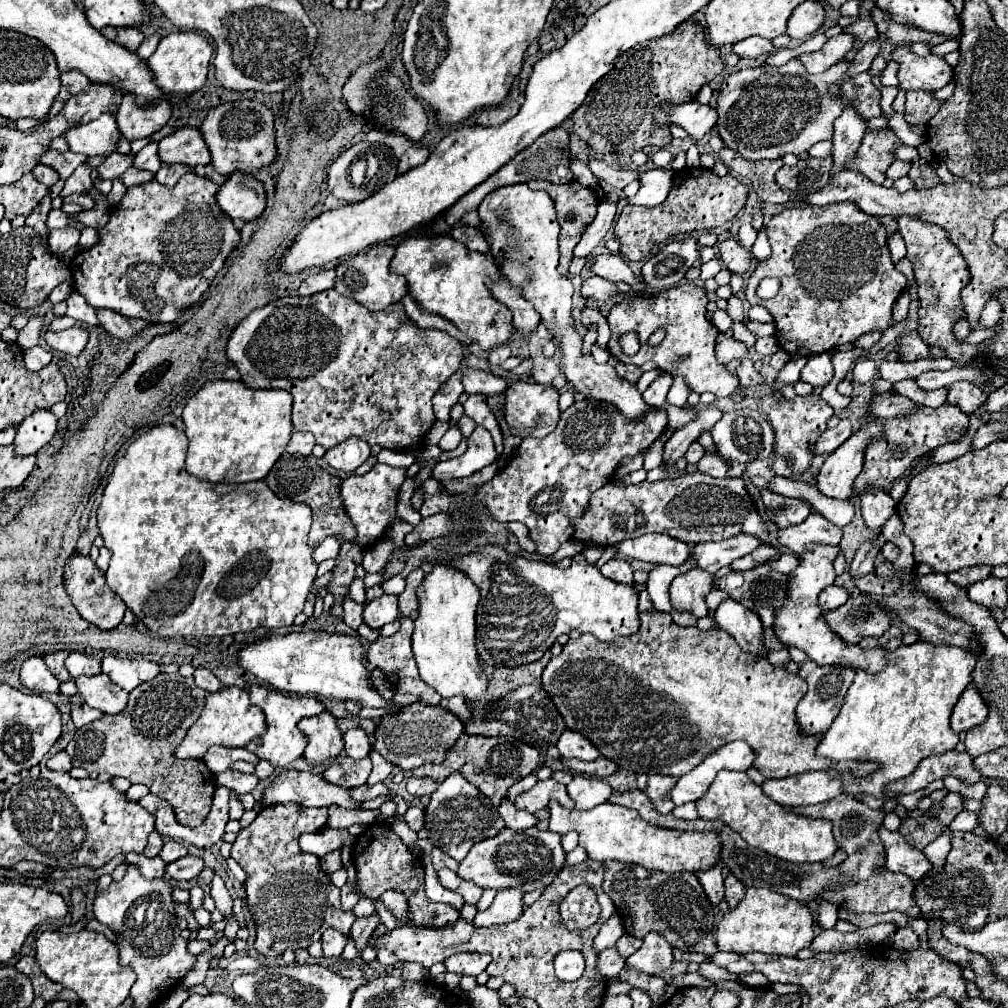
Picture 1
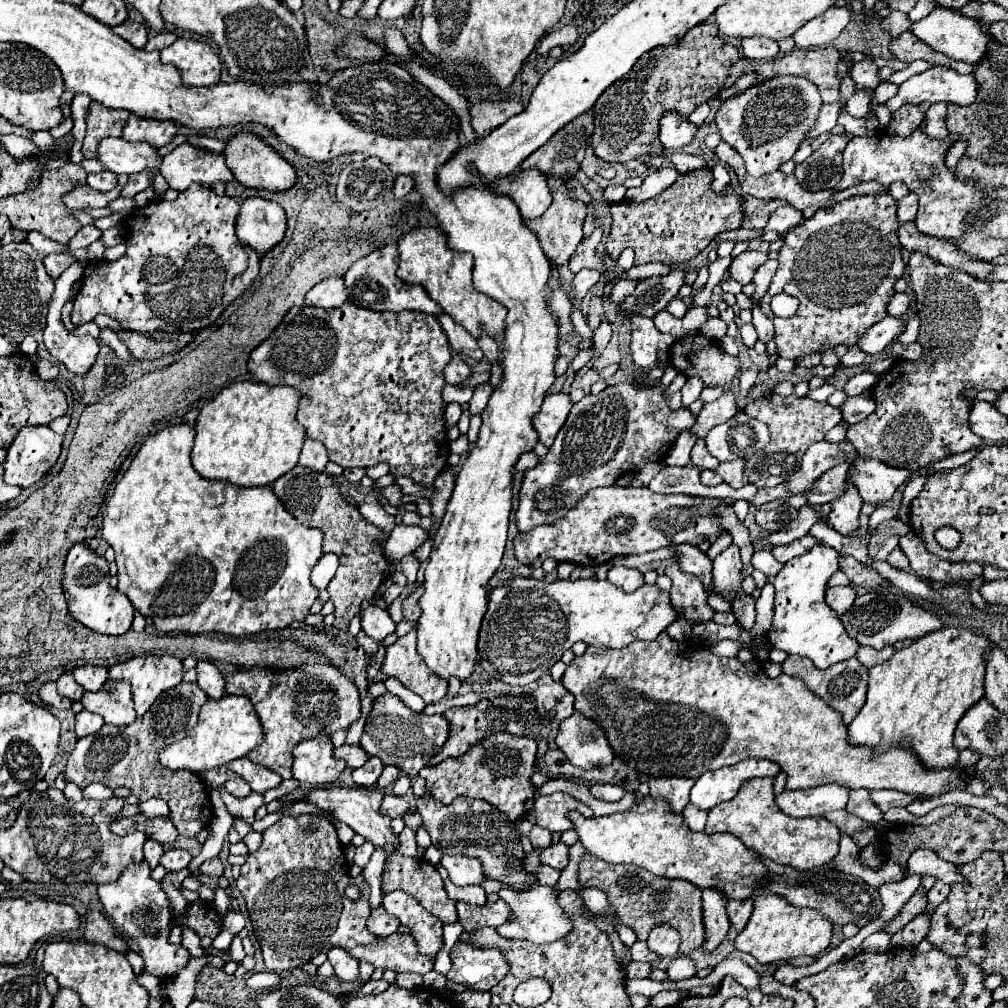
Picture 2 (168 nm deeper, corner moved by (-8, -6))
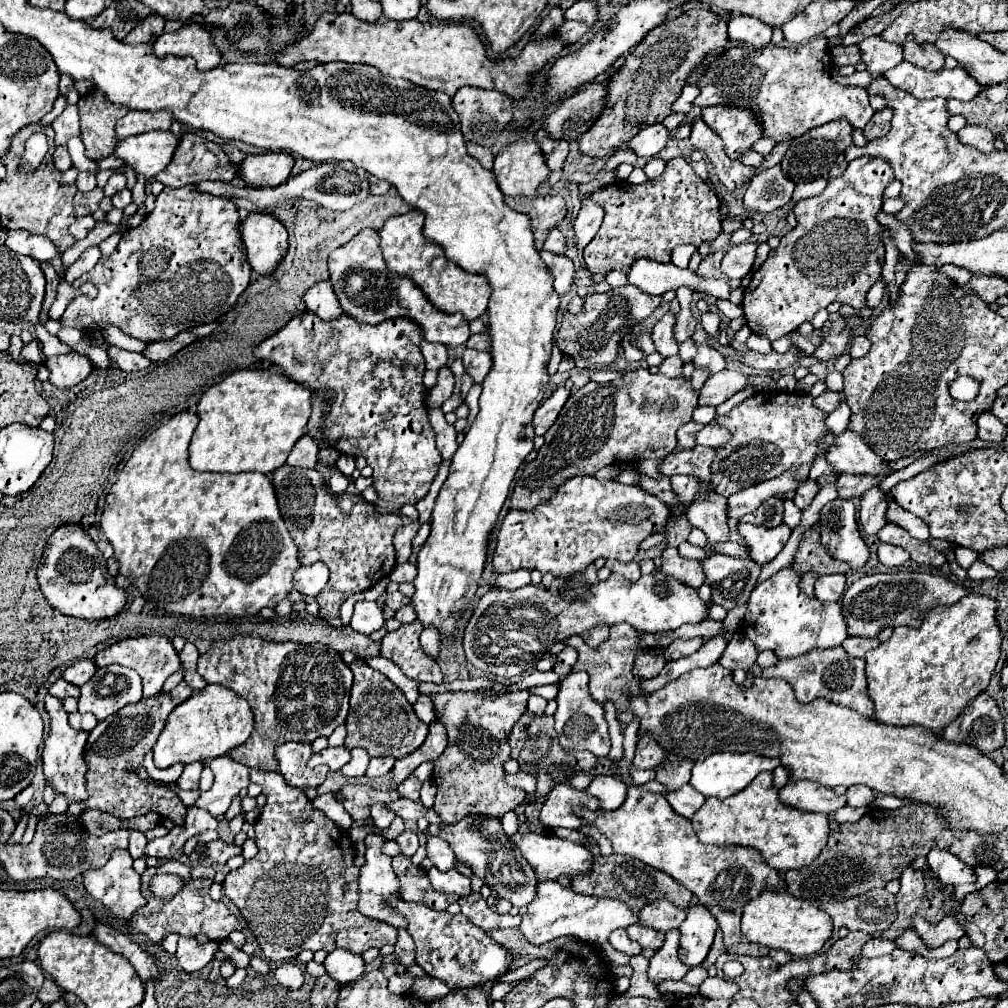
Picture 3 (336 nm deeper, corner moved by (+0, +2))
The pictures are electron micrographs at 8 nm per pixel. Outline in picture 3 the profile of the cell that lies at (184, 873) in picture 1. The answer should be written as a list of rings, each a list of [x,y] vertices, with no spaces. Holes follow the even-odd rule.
[[[212,841],[206,845],[206,855],[212,863],[226,863],[230,857],[236,857],[242,853],[242,847],[236,847],[234,843],[224,843],[224,841]]]

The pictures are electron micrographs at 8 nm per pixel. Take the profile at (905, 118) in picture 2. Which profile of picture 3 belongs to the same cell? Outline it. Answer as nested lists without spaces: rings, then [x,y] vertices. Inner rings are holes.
[[[882,109],[882,111],[878,111],[878,113],[874,113],[874,117],[868,121],[868,125],[862,129],[862,133],[864,133],[864,137],[868,139],[868,141],[872,141],[872,139],[878,139],[878,137],[884,137],[886,133],[888,133],[888,129],[890,129],[890,119],[892,119],[892,109]]]

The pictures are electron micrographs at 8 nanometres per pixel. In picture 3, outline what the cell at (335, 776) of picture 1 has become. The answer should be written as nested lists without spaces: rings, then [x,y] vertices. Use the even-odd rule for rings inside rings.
[[[352,749],[350,753],[352,753],[352,759],[350,759],[350,763],[346,763],[342,767],[342,773],[346,777],[362,777],[366,773],[370,757],[368,757],[368,753],[364,749]]]

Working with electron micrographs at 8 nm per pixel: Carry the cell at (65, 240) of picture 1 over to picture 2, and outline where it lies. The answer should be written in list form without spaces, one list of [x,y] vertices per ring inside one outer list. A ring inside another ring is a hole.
[[[94,225],[82,227],[82,229],[80,229],[72,239],[70,239],[68,249],[70,249],[70,251],[76,251],[76,249],[80,249],[80,247],[88,247],[88,245],[90,245],[90,243],[94,243],[100,235],[102,235],[102,233],[100,233]]]

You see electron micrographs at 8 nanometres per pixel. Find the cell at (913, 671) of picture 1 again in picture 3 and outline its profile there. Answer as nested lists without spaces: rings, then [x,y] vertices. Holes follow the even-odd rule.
[[[972,593],[950,607],[926,611],[920,627],[894,627],[892,637],[866,655],[868,695],[876,707],[874,719],[894,727],[922,725],[940,735],[962,705],[990,683],[1002,643],[996,609],[996,599]]]

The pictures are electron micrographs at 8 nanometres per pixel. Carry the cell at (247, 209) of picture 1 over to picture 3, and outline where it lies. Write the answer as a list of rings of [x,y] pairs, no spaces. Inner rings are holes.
[[[252,213],[242,225],[246,259],[258,275],[272,275],[288,253],[286,227],[272,215]]]

